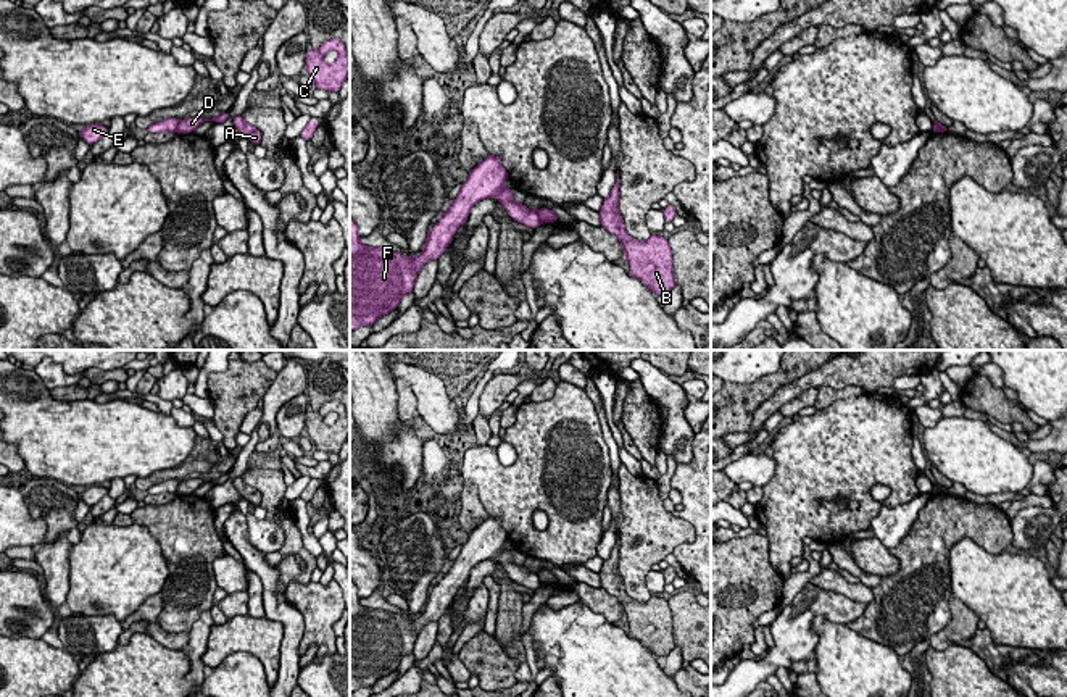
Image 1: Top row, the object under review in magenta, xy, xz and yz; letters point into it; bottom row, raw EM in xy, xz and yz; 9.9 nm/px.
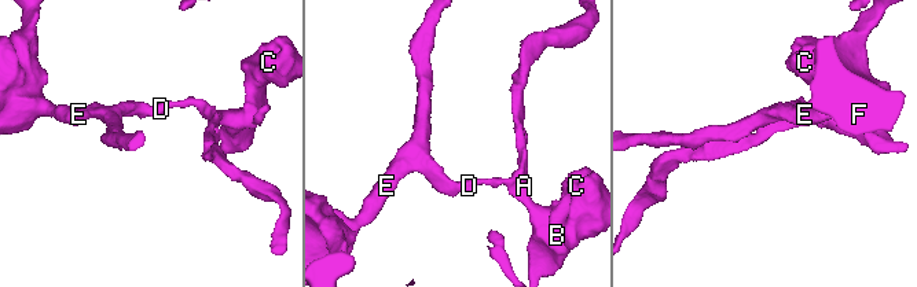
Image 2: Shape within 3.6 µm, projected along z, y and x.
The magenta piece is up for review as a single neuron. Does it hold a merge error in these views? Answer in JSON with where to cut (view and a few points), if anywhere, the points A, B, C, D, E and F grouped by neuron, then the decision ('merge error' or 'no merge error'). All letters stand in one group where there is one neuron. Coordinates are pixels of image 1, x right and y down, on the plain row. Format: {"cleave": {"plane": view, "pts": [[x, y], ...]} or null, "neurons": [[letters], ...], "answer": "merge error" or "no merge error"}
{"cleave": {"plane": "xz", "pts": [[535, 573], [542, 583]]}, "neurons": [["A", "B", "C", "D"], ["E", "F"]], "answer": "merge error"}

